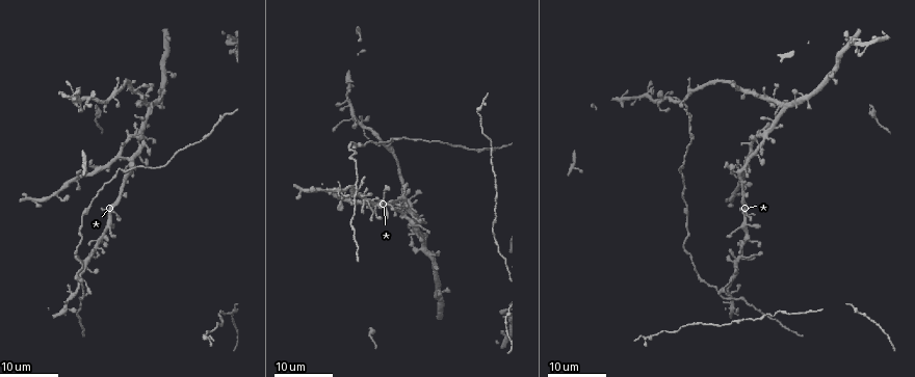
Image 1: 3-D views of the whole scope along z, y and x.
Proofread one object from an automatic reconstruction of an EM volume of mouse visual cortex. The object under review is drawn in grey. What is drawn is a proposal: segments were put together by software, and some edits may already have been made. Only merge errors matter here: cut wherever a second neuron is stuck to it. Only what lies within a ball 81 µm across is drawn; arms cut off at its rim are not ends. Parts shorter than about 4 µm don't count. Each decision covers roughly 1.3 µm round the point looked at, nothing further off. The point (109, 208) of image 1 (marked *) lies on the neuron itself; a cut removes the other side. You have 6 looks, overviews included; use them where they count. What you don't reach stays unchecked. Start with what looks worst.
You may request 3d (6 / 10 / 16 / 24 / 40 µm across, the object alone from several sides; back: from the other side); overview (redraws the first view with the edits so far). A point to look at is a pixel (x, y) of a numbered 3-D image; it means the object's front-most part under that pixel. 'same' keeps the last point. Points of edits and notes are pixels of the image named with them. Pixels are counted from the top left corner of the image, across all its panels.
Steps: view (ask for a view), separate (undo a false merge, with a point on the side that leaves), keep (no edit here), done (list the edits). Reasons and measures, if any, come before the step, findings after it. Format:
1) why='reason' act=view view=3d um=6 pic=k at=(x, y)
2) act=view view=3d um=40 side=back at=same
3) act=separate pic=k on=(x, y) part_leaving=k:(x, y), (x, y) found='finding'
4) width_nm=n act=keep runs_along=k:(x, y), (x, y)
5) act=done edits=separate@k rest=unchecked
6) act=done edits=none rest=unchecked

why='looks like a crossing' act=view view=3d um=16 pic=1 at=(743, 256)

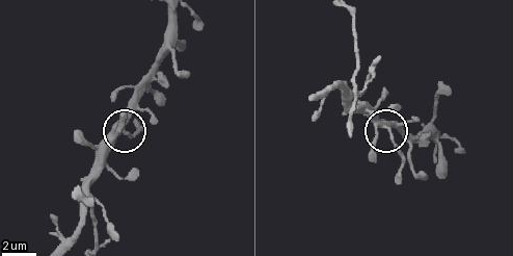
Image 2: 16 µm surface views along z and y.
why='zoom in' act=view view=3d um=10 pic=2 at=(388, 129)

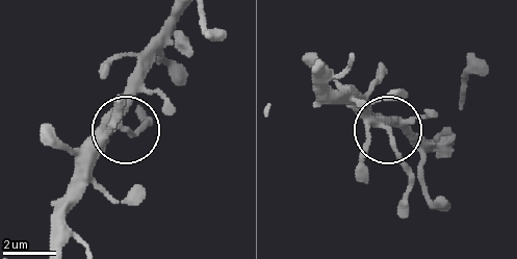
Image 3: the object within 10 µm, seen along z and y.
arms=4 act=keep found='all the same neuron'

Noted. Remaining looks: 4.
why='two arms in line, one across' act=view view=3d um=24 pic=1 at=(357, 191)

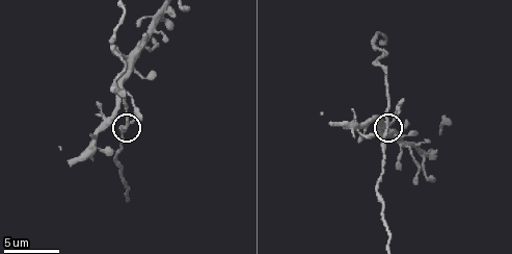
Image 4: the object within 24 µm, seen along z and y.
act=view view=3d um=6 pic=4 at=(387, 126)

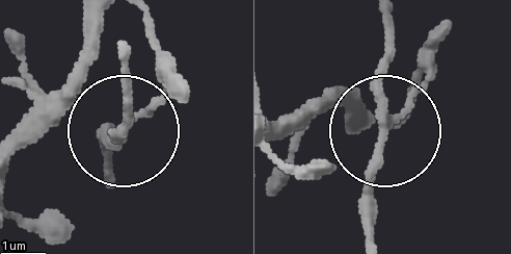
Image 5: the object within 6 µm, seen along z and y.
act=keep found='one neuron here'

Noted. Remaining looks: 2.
why='four-way junction' act=view view=3d um=24 pic=1 at=(439, 289)

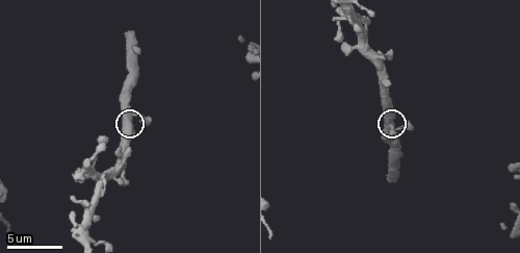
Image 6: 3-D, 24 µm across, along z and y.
act=view view=3d um=6 pic=6 at=(391, 127)

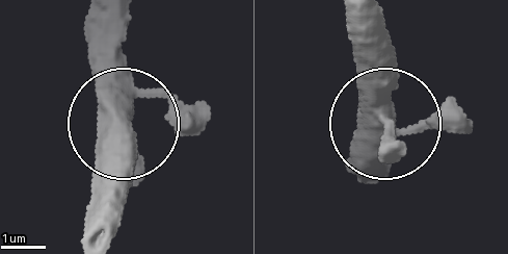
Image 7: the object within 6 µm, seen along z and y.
width_nm=430 act=keep runs_along=7:(85, 232), (100, 154), (123, 109), (123, 53), (104, 24) found='all the same neuron'

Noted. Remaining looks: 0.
act=done edits=none rest=unchecked

